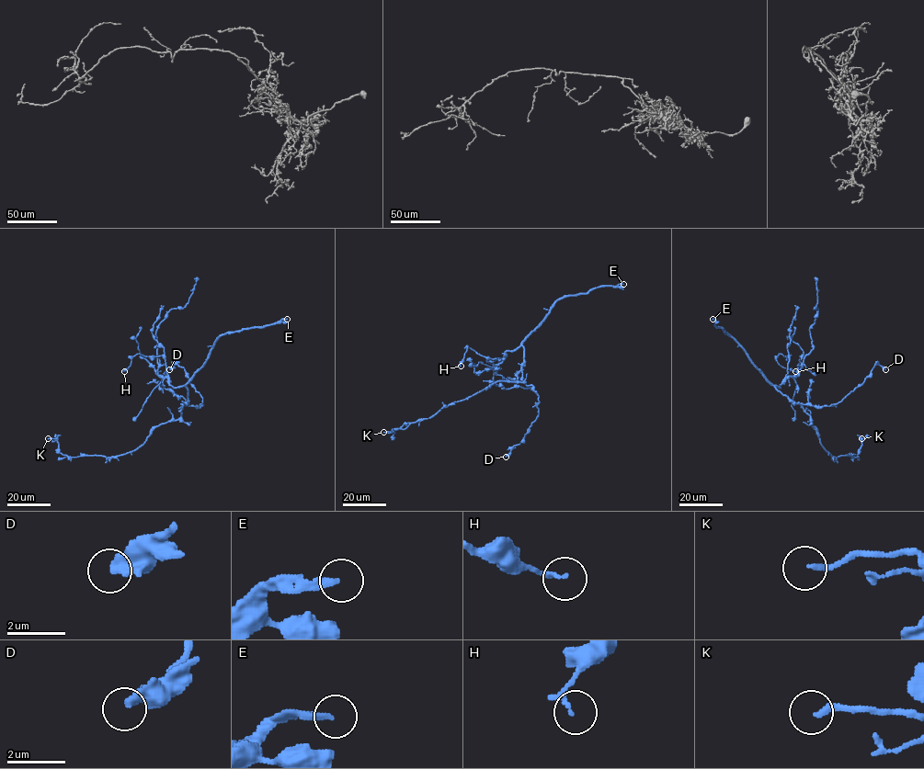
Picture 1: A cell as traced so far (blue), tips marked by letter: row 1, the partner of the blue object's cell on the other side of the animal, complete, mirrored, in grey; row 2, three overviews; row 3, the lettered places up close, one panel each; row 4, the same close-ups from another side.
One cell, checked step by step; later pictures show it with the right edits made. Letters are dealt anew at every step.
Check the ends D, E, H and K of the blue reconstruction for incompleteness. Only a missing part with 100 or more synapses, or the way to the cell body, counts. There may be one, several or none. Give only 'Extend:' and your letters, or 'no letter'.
Extend: E

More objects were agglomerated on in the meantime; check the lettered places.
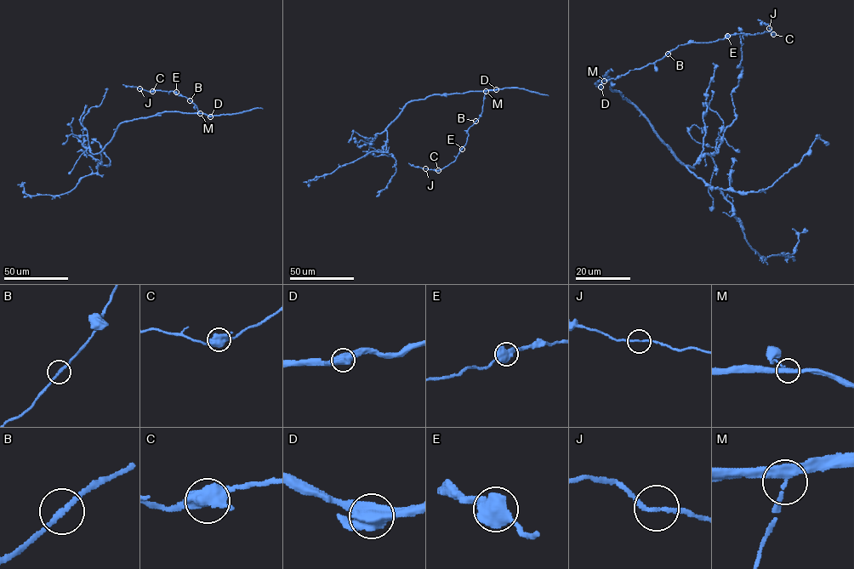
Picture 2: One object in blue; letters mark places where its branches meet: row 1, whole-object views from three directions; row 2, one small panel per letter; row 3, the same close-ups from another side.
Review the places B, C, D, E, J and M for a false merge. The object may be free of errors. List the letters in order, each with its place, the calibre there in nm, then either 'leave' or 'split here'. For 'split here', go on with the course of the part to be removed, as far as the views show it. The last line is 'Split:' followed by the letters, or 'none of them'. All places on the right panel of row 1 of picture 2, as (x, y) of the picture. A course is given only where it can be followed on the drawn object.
B: (668, 54) | 180 nm | leave
C: (773, 34) | 500 nm | leave
D: (600, 87) | 550 nm | leave
E: (727, 36) | 650 nm | leave
J: (769, 28) | 180 nm | leave
M: (604, 81) | 320 nm | leave
Split: none of them

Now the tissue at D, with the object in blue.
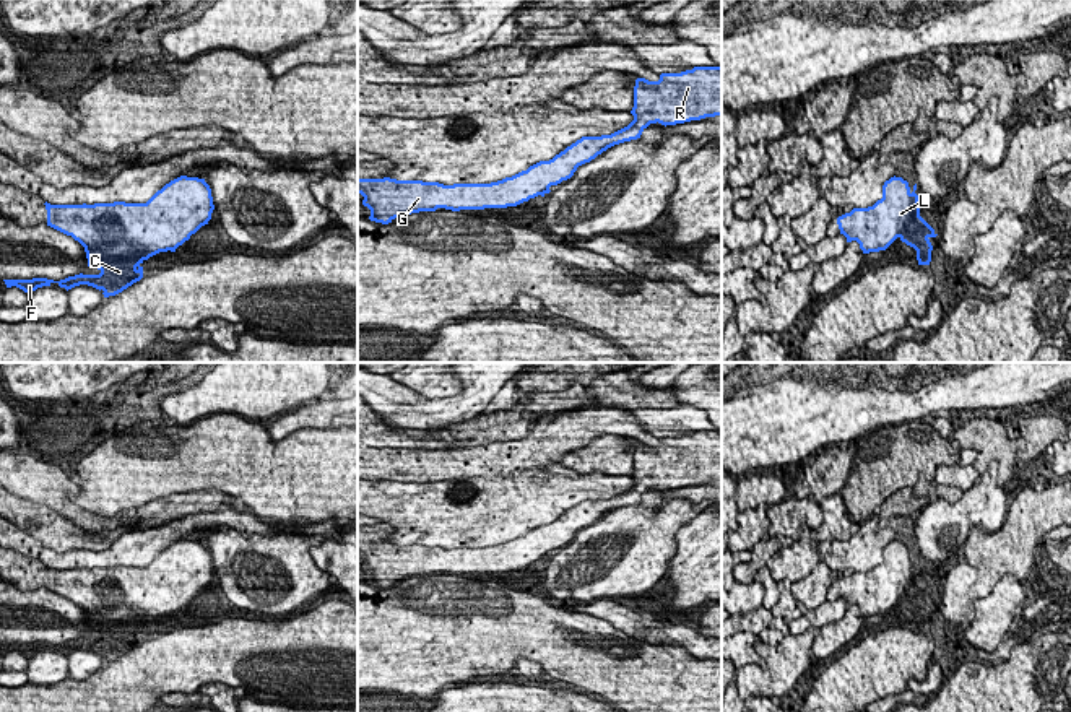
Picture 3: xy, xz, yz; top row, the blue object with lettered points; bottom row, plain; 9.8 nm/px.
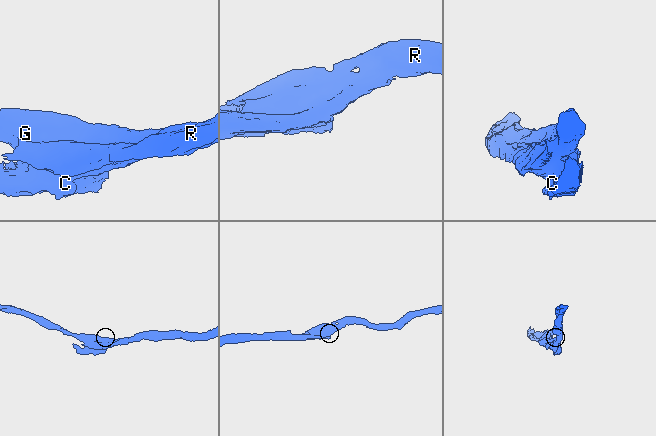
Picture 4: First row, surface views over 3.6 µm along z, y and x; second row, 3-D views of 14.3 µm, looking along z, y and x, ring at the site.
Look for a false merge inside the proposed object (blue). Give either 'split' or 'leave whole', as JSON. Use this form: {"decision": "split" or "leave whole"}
{"decision": "leave whole"}

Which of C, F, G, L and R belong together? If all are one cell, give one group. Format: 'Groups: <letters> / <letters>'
Groups: C F G L R

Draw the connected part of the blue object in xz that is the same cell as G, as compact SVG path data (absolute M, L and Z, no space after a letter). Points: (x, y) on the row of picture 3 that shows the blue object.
M694 67L681 73L661 73L658 81L637 78L634 86L634 107L631 111L634 120L611 133L601 137L582 137L564 151L549 161L540 161L512 177L505 177L491 184L453 184L444 185L439 182L423 180L397 180L384 179L358 179L358 193L364 197L362 205L371 210L371 221L388 224L395 218L419 211L436 211L445 208L460 210L484 210L517 206L538 195L549 193L551 185L557 185L574 176L579 166L590 163L608 148L637 140L650 124L676 125L705 117L722 115L722 67Z

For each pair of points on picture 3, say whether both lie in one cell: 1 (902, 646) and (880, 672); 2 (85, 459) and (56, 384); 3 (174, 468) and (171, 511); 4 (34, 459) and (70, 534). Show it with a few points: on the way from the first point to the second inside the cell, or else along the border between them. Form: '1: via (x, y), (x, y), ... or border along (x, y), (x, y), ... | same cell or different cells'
1: via (897, 652), (884, 665) | same cell
2: border along (116, 433), (104, 426), (93, 446), (69, 449) | different cells
3: border along (210, 486), (151, 499) | different cells
4: border along (28, 499), (47, 504), (75, 524), (96, 534) | different cells

